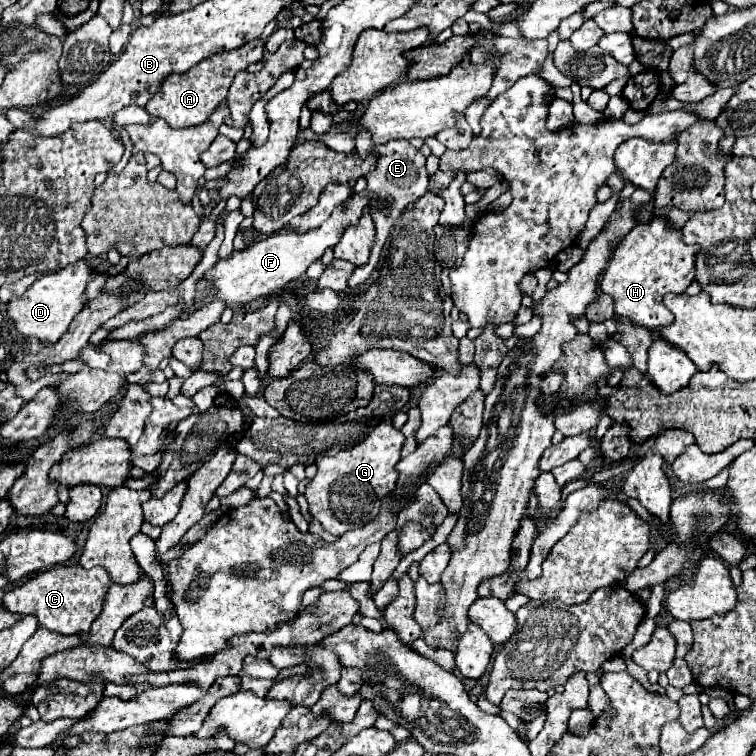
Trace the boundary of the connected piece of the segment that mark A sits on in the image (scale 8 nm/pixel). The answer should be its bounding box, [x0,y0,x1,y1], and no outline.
[146,38,264,128]

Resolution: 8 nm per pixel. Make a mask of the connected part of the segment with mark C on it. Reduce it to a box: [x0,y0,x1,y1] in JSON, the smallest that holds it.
[2,566,112,634]

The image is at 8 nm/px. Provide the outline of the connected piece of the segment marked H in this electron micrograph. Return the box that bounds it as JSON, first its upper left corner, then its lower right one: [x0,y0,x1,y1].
[600,218,698,332]

